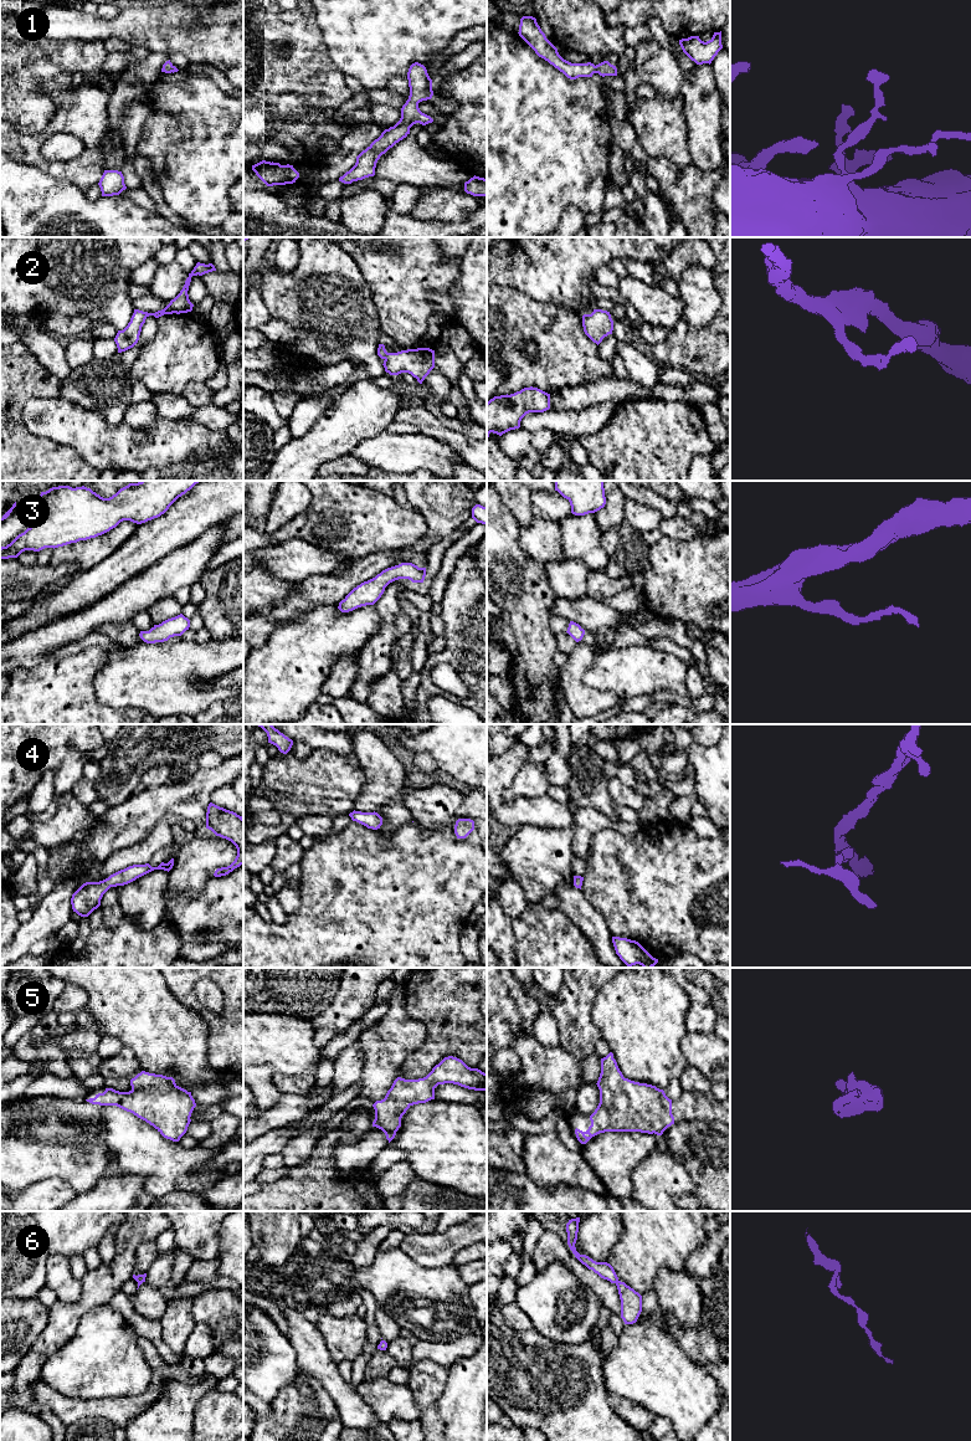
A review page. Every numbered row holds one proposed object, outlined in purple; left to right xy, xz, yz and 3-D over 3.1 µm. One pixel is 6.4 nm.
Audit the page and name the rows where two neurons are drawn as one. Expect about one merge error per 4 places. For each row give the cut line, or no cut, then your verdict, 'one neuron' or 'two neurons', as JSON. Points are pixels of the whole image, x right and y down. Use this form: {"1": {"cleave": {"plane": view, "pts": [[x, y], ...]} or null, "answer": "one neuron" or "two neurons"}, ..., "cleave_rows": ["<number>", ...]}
{"1": {"cleave": null, "answer": "one neuron"}, "2": {"cleave": null, "answer": "one neuron"}, "3": {"cleave": null, "answer": "one neuron"}, "4": {"cleave": null, "answer": "one neuron"}, "5": {"cleave": null, "answer": "one neuron"}, "6": {"cleave": null, "answer": "one neuron"}, "cleave_rows": []}

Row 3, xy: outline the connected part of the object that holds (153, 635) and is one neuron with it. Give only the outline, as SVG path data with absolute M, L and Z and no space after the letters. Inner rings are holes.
M183 614L154 625L149 631L140 631L140 639L147 643L164 642L170 637L181 636L190 627L190 620Z

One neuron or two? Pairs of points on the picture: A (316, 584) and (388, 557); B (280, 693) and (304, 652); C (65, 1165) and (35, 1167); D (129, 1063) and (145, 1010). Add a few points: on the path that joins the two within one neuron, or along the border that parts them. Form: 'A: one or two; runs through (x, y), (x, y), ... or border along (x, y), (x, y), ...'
A: one; runs through (333, 584), (344, 583), (370, 565)
B: one; runs through (280, 683), (294, 662)
C: one; runs through (57, 1165), (42, 1165)
D: two; border along (124, 1046), (133, 1052), (143, 1070)

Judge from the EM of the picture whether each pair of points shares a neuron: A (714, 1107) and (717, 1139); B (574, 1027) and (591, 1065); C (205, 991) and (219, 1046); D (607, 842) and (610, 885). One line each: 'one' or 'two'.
A: two
B: two
C: two
D: one

